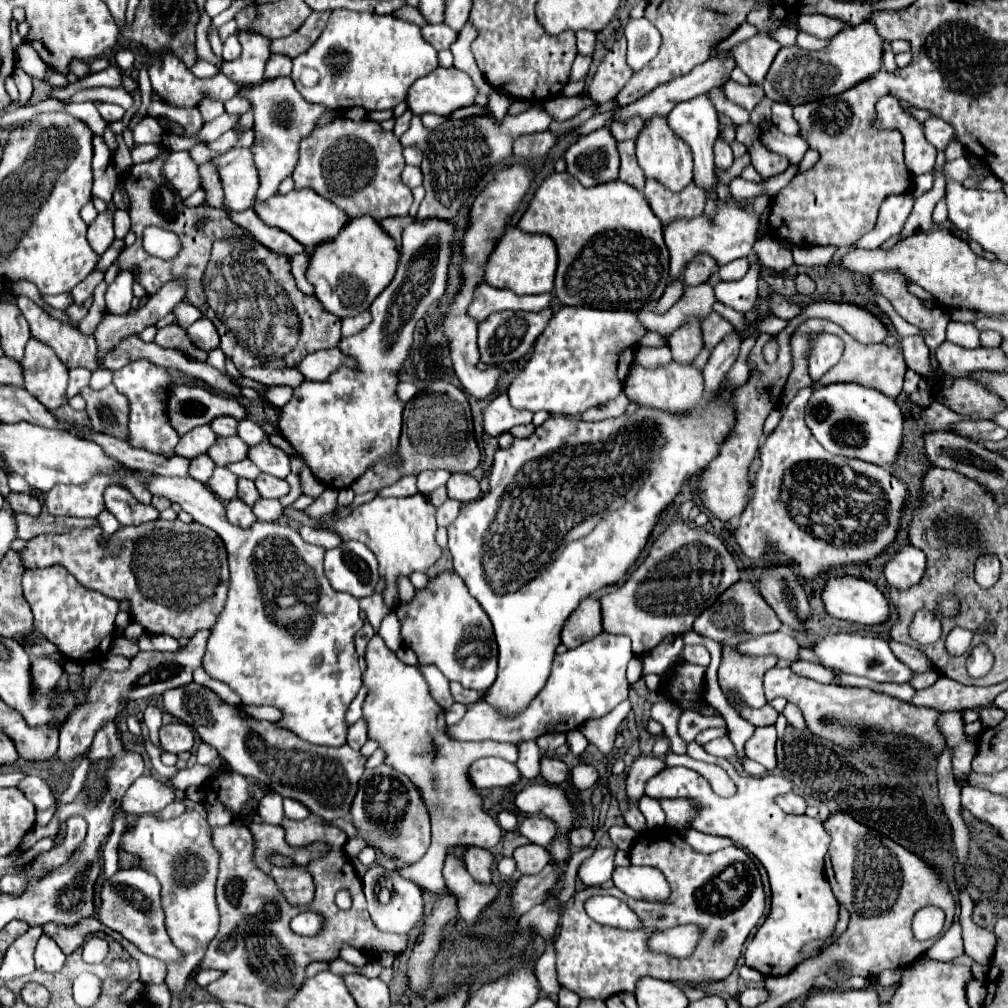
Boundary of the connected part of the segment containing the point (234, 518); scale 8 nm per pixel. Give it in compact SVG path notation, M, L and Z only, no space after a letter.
M234 498L228 502L226 506L226 514L228 514L228 520L236 526L242 526L242 528L248 528L256 522L256 516L252 512L252 508L248 504L244 504L242 500Z

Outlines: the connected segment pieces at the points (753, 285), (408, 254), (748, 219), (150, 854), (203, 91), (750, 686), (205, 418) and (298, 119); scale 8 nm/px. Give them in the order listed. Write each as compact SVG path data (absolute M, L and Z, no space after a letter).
M750 256L750 260L752 260L752 266L744 278L732 280L732 282L722 281L714 288L718 302L740 312L750 312L758 296L758 262L754 256Z
M426 220L424 224L410 224L402 232L402 254L398 262L398 272L388 288L372 302L370 314L372 322L350 338L344 338L338 348L346 358L356 362L356 368L342 364L332 376L324 382L302 382L294 388L294 394L286 406L280 408L280 434L308 460L312 472L328 488L348 488L358 480L368 468L376 464L378 458L392 454L398 446L400 428L402 428L402 410L404 404L396 396L398 374L404 362L410 358L414 328L420 318L424 318L430 304L438 302L446 290L446 270L450 262L450 246L454 228L444 220Z
M790 165L782 174L776 174L768 180L762 180L758 184L754 182L746 182L742 180L740 176L734 178L730 182L730 196L732 200L730 202L722 202L718 200L718 208L716 208L716 216L710 220L706 218L704 214L692 218L692 220L674 220L670 222L666 228L664 228L664 242L668 246L668 252L670 252L670 280L680 280L684 276L684 268L688 266L688 262L692 262L694 256L698 254L710 254L718 264L726 264L726 262L732 262L736 258L744 258L752 252L752 246L758 238L758 230L760 230L760 218L758 214L746 210L742 204L752 200L752 198L758 198L762 194L766 196L776 196L790 180L792 176L797 173L798 165Z
M142 776L135 780L124 795L124 810L136 816L136 826L128 828L120 838L118 850L124 850L140 858L138 868L152 872L162 890L162 910L166 916L166 932L170 940L184 952L182 964L168 964L166 984L172 994L182 994L184 984L204 958L208 944L218 932L218 906L214 900L214 884L218 874L220 854L212 844L212 828L206 818L194 810L186 810L182 816L172 820L158 820L156 814L174 800L174 792L168 784L154 780L152 776Z
M164 52L164 56L154 56L152 66L150 66L150 80L152 80L154 92L158 92L164 100L168 100L174 106L198 106L200 100L204 100L208 96L226 102L228 98L238 94L240 88L250 86L250 84L236 84L234 80L228 80L224 74L216 74L210 80L200 80L184 66L182 60L176 60L176 56L172 56L172 52Z
M722 646L722 662L718 668L722 690L734 690L750 708L762 708L766 704L764 672L774 666L770 664L770 658L776 656L750 656L742 654L736 646Z
M176 386L168 398L168 416L176 432L184 434L218 416L246 420L248 410L232 396L220 396L200 386Z
M290 78L264 80L252 88L242 90L240 94L252 102L252 110L254 110L254 122L256 122L254 124L254 134L256 134L254 160L260 170L260 188L254 200L264 202L270 196L274 196L280 182L292 174L298 160L300 140L316 128L316 120L324 112L328 112L328 108L306 102L300 96L300 92L294 88L294 82Z

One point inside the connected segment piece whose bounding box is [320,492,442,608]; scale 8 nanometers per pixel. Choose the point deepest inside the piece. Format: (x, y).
(400, 531)

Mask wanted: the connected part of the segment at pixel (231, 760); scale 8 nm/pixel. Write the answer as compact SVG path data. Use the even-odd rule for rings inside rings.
M196 682L164 692L162 706L168 714L192 726L208 746L216 748L230 770L266 784L284 798L304 804L326 822L346 820L346 816L350 816L350 806L368 756L362 756L348 744L340 748L308 744L294 732L288 732L288 728L276 728L274 722L250 718L240 706L222 702L210 688Z

